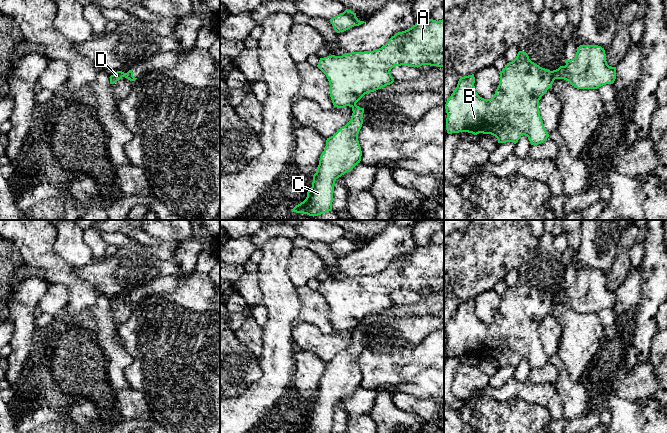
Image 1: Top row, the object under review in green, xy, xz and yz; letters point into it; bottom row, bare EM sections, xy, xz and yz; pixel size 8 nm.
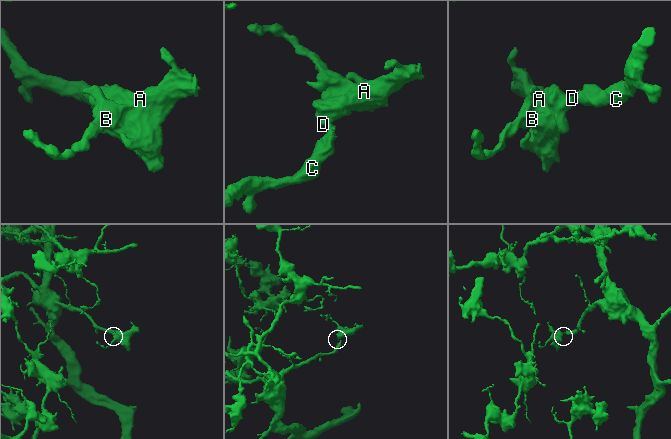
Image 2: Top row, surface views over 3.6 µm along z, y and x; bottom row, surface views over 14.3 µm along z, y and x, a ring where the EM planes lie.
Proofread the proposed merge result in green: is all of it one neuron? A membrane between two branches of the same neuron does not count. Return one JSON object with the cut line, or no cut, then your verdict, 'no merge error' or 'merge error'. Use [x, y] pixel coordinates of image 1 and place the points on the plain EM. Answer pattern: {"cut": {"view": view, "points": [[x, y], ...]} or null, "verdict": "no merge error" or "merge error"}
{"cut": {"view": "yz", "points": [[551, 295], [554, 303]]}, "verdict": "merge error"}

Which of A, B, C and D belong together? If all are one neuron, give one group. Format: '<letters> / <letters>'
A B D / C

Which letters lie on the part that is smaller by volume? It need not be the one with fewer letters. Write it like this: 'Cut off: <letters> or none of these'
Cut off: A, B, D

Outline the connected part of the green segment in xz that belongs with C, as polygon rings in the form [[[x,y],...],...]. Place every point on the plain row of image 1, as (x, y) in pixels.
[[[352,331],[351,344],[327,362],[311,413],[306,423],[293,433],[332,433],[335,405],[361,385],[358,358],[363,348],[364,332]]]

